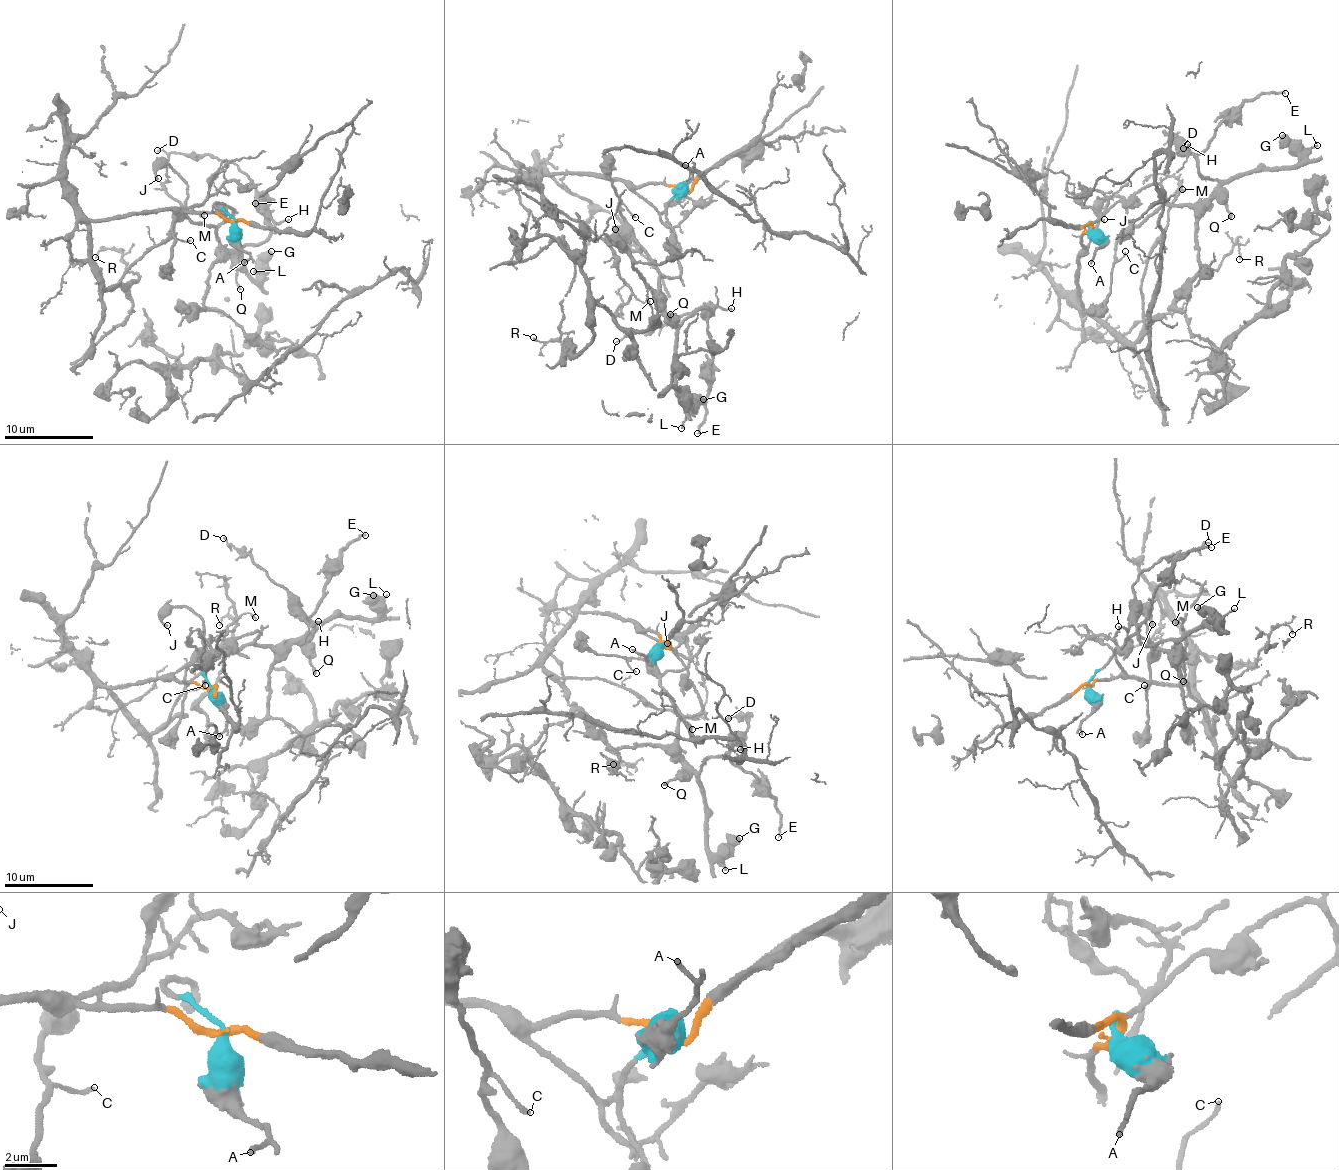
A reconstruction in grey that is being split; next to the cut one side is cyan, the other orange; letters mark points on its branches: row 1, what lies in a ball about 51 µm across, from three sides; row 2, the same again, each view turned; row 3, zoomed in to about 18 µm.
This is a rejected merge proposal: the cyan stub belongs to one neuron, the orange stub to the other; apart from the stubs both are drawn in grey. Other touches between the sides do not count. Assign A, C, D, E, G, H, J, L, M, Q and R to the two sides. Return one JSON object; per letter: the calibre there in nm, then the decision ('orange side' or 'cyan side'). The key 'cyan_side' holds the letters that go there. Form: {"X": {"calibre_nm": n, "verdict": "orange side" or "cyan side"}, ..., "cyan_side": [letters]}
{"A": {"calibre_nm": 170, "verdict": "cyan side"}, "C": {"calibre_nm": 150, "verdict": "cyan side"}, "D": {"calibre_nm": 170, "verdict": "cyan side"}, "E": {"calibre_nm": 190, "verdict": "cyan side"}, "G": {"calibre_nm": 750, "verdict": "cyan side"}, "H": {"calibre_nm": 150, "verdict": "cyan side"}, "J": {"calibre_nm": 200, "verdict": "cyan side"}, "L": {"calibre_nm": 150, "verdict": "cyan side"}, "M": {"calibre_nm": 160, "verdict": "orange side"}, "Q": {"calibre_nm": 220, "verdict": "cyan side"}, "R": {"calibre_nm": 130, "verdict": "orange side"}, "cyan_side": ["A", "C", "D", "E", "G", "H", "J", "L", "Q"]}

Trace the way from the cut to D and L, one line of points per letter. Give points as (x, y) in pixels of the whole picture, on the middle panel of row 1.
D: (682, 190), (666, 210), (679, 274), (659, 278), (661, 305), (679, 324), (713, 315), (615, 341)
L: (682, 190), (666, 210), (679, 274), (659, 278), (664, 314), (674, 328), (674, 391), (683, 401), (682, 428)

